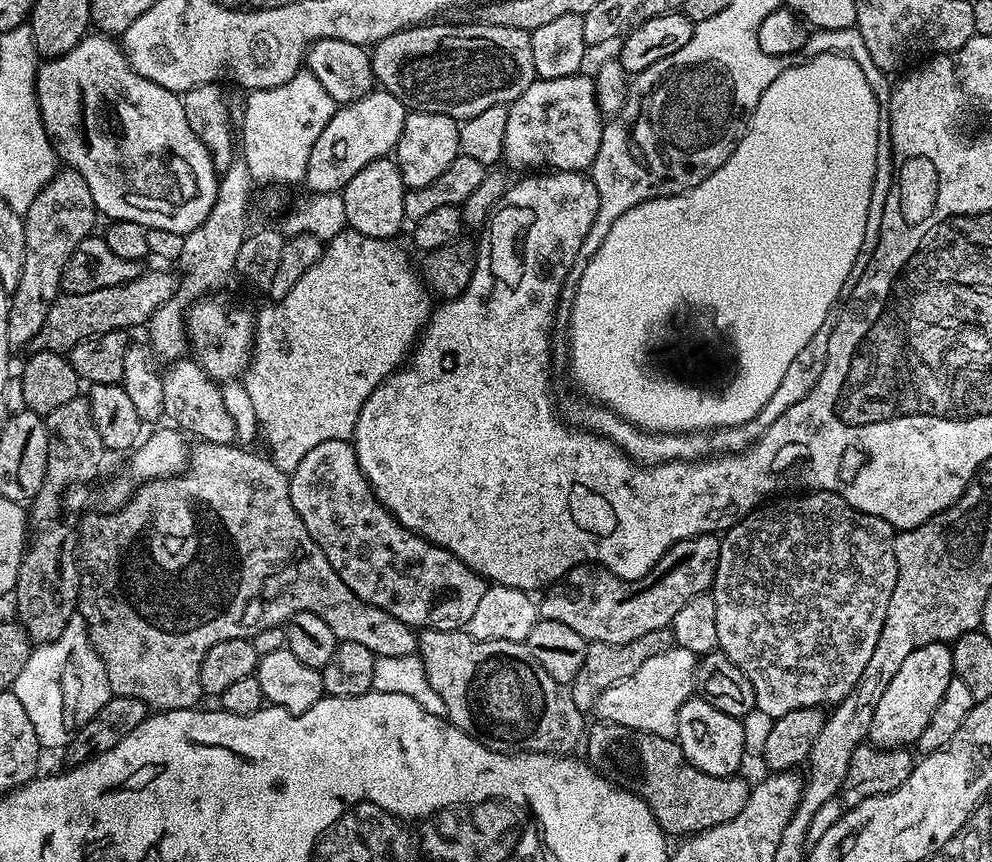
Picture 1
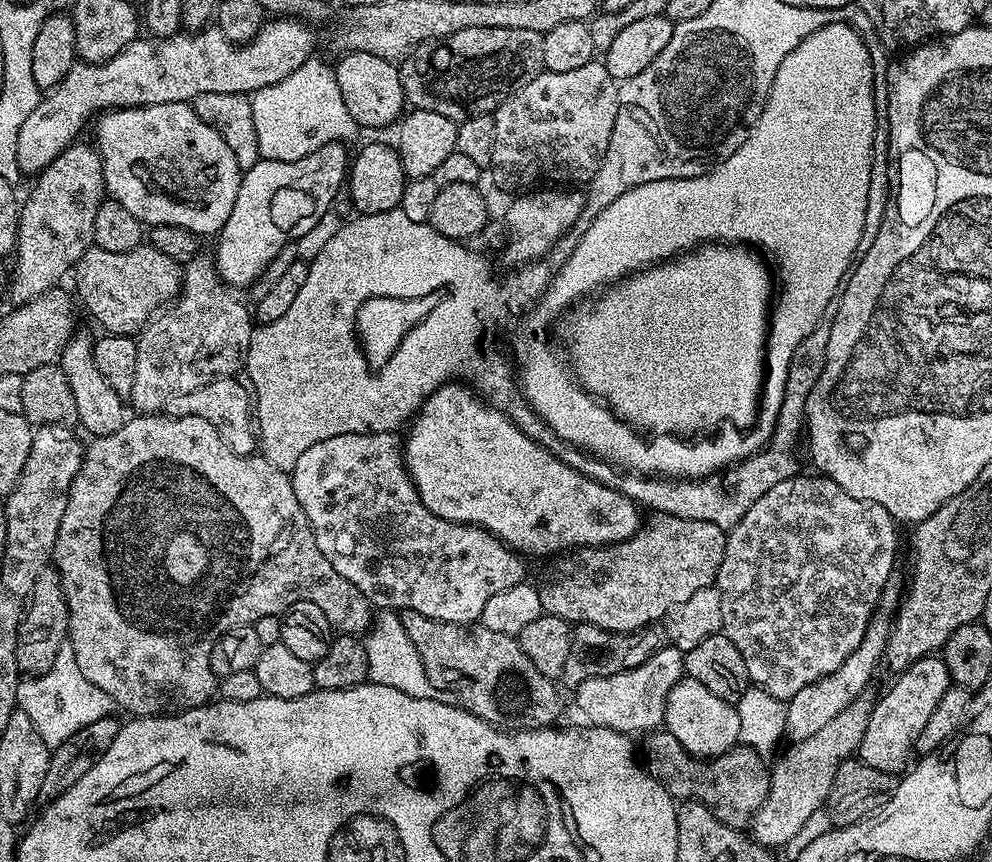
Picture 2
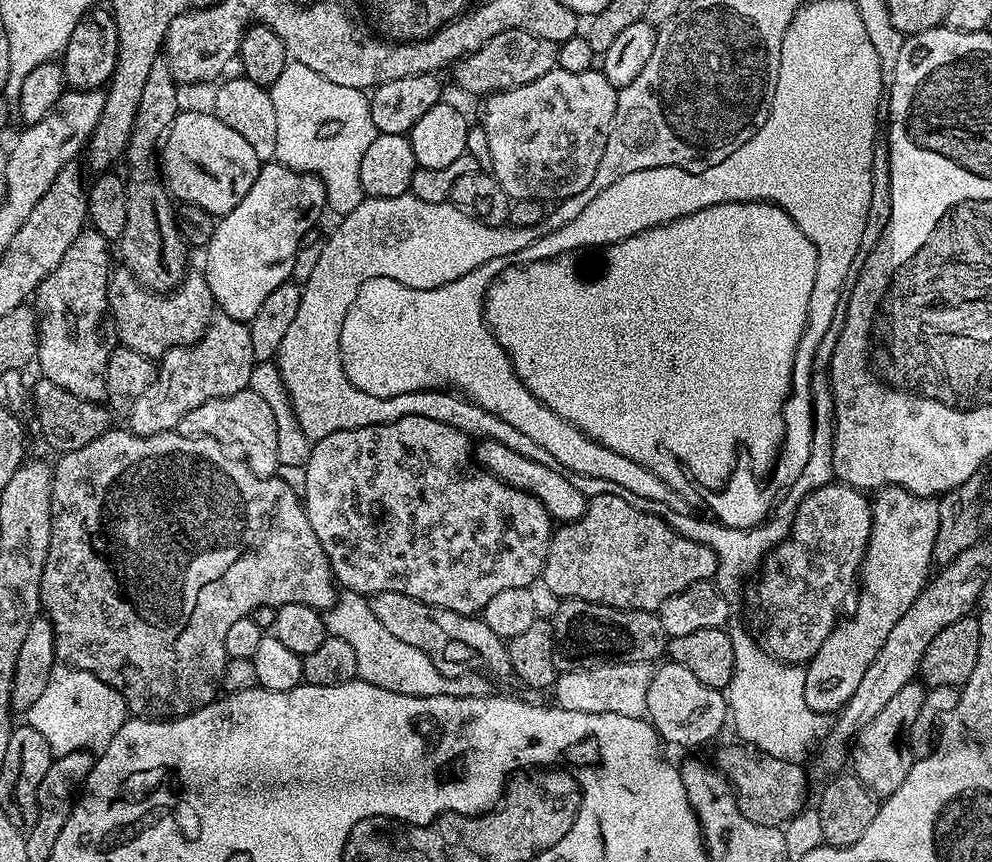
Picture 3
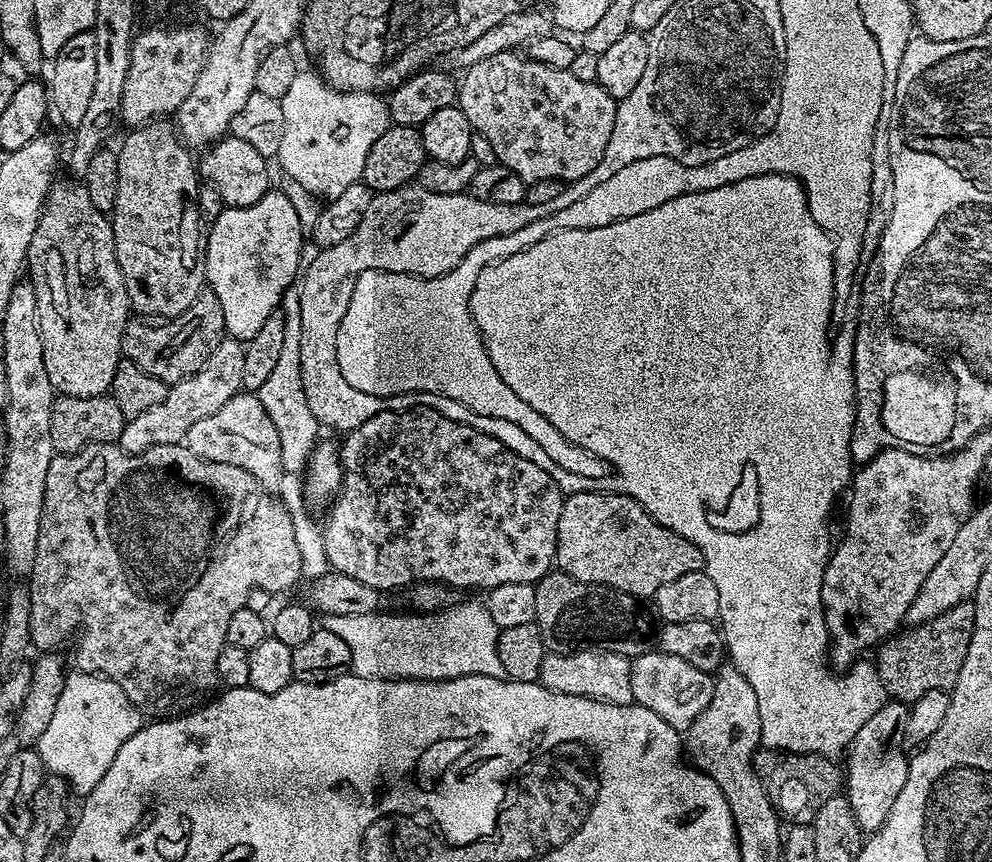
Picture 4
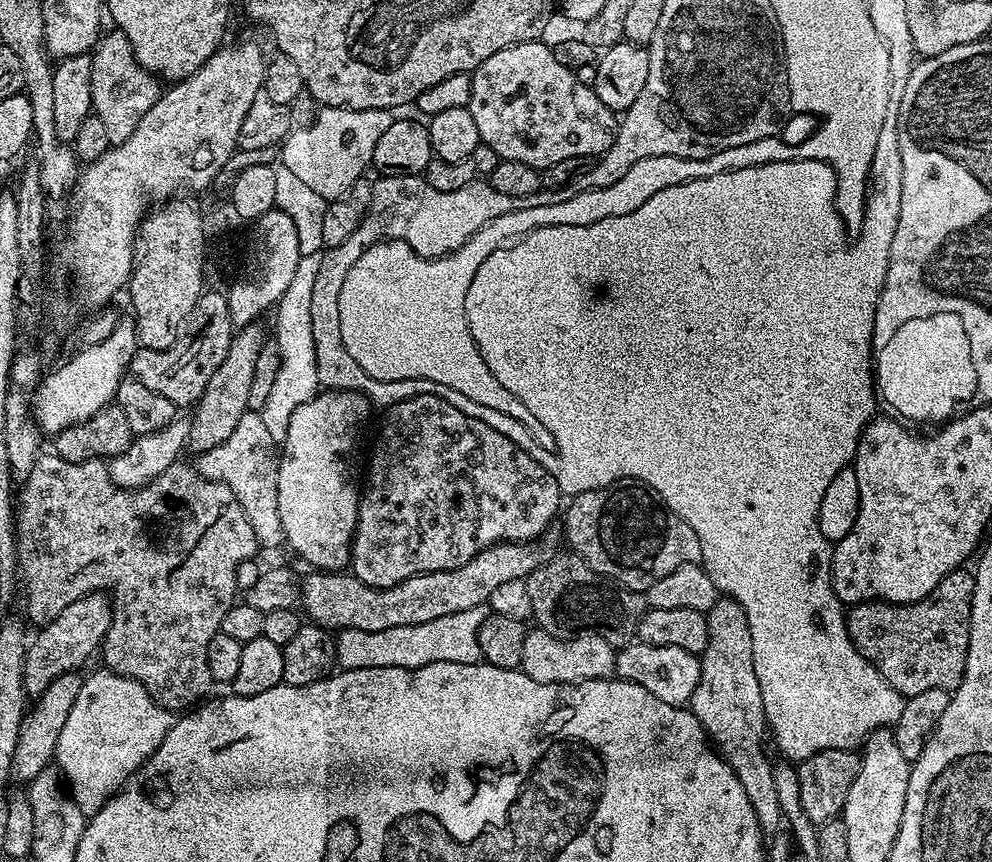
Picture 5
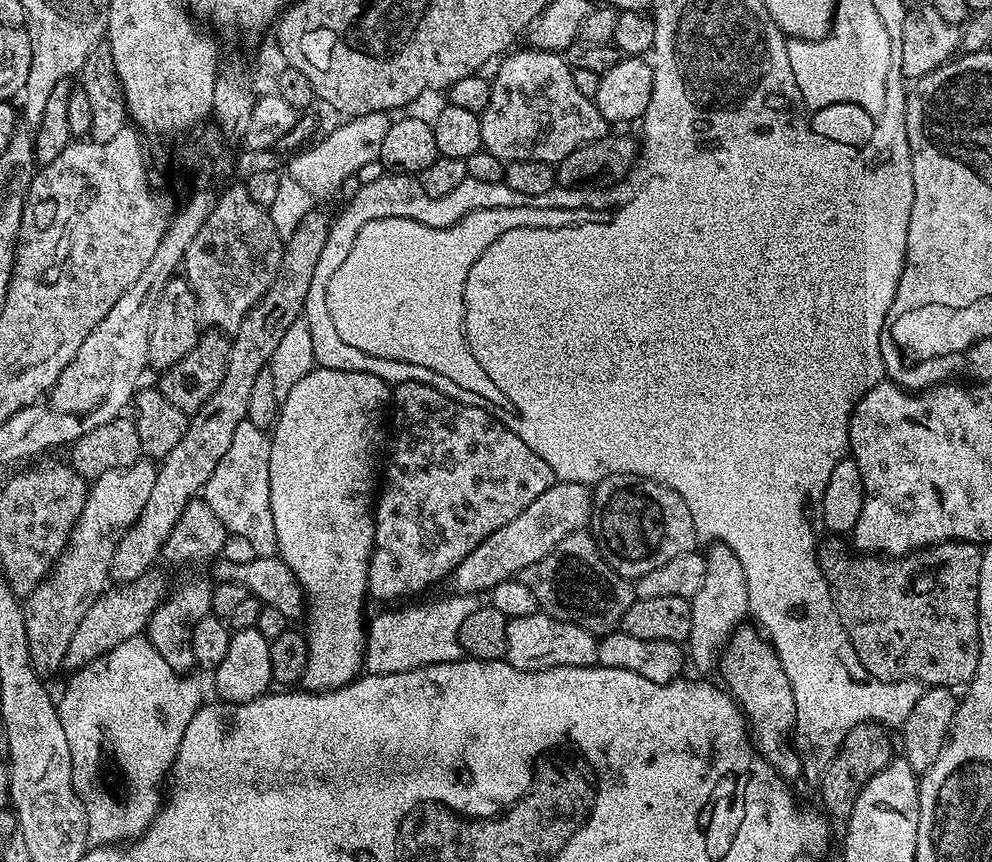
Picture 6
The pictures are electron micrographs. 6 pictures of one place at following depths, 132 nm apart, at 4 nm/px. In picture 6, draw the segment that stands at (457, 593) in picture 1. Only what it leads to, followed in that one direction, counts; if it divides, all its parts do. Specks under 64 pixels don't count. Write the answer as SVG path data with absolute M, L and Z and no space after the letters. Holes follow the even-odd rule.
M402 382L391 389L390 404L391 407L396 407L392 420L390 416L390 424L396 427L396 437L392 440L392 453L388 456L388 477L384 480L384 489L381 492L379 489L374 500L376 537L368 567L368 596L376 600L400 602L403 601L400 600L403 596L419 597L416 596L419 592L434 587L443 576L444 579L451 577L458 562L462 562L462 558L466 558L466 554L470 554L470 550L474 550L474 546L478 546L487 536L494 534L494 530L506 526L506 522L518 518L518 514L522 514L522 510L526 510L526 506L530 506L530 502L534 502L534 498L538 498L538 494L542 494L542 490L551 486L554 477L550 466L546 466L546 462L542 462L542 458L538 458L538 454L534 454L534 450L523 440L515 427L507 428L498 417L491 416L491 414L496 414L479 403L454 402L454 398L446 398L446 394L438 394L438 390L434 390L434 386L422 386L422 382Z

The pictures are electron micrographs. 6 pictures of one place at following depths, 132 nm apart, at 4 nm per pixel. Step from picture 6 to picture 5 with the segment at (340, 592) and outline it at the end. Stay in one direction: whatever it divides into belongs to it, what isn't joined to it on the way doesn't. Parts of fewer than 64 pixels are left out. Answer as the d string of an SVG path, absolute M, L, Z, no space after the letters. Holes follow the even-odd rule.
M321 390L308 402L302 402L302 406L298 406L298 410L294 410L294 415L290 418L290 430L286 430L286 438L276 466L278 470L278 515L282 518L282 530L284 531L287 547L292 547L308 563L308 566L316 570L344 570L349 567L352 559L352 539L356 533L356 519L358 518L358 506L360 505L358 484L357 481L356 484L352 481L352 455L356 452L356 435L360 432L360 419L363 418L364 411L367 408L370 408L370 401L361 392Z

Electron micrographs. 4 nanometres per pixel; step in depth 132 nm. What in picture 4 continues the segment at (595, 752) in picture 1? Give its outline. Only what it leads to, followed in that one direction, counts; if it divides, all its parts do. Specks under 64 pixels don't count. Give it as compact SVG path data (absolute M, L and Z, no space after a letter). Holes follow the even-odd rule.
M760 750L752 758L752 765L777 812L793 825L811 825L822 810L826 798L837 795L842 788L842 768L835 759L810 756L798 752Z

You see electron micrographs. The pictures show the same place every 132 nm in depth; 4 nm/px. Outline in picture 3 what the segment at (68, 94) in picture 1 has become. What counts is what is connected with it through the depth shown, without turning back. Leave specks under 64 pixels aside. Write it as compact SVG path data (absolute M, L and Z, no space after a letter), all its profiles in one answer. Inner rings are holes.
M177 111L172 125L162 137L162 160L163 156L162 180L167 191L177 201L200 206L215 218L234 210L234 206L250 194L250 186L254 186L254 178L258 178L262 167L250 142L246 142L242 134L230 130L230 126L211 111Z

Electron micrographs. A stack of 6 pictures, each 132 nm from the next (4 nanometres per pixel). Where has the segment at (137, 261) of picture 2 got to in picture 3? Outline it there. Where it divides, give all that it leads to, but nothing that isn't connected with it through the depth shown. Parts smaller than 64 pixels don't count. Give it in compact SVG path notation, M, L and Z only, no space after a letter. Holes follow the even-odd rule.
M127 267L108 277L108 310L114 321L114 336L121 345L149 358L159 358L172 348L185 348L204 337L214 315L210 286L199 271L189 271L172 292L152 292L143 288Z

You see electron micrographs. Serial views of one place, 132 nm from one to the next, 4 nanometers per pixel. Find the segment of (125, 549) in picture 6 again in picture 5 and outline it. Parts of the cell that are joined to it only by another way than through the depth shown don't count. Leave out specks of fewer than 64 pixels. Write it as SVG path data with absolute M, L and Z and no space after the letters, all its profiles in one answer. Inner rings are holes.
M260 322L248 324L233 335L230 350L226 350L226 358L222 358L222 366L218 366L218 370L214 370L202 398L196 401L194 405L196 414L192 414L190 418L192 425L190 426L190 438L188 439L188 448L191 451L194 450L193 453L199 454L206 450L212 450L219 443L226 442L226 438L230 438L230 434L234 434L234 426L238 426L242 414L249 411L248 403L250 402L250 385L252 379L254 379L254 362L258 362L258 354L262 354L262 346L266 343L262 325L263 323ZM92 592L88 596L78 598L78 602L70 602L58 618L54 618L48 624L39 629L40 632L31 637L26 654L26 666L24 667L24 691L29 697L41 696L58 678L67 672L75 672L83 669L83 664L92 655L101 651L106 634L112 625L112 602L103 592Z

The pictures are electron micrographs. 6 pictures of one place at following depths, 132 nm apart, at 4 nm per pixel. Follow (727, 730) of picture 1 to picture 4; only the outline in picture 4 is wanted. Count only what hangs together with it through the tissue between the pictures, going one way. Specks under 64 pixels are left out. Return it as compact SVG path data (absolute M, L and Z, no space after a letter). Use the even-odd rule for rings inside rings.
M649 650L635 657L630 666L630 690L635 703L646 706L646 710L654 710L658 718L662 718L671 728L687 730L710 706L710 698L714 694L713 677L709 673L698 670L698 666L690 666L690 662L682 658L674 658L674 654L666 654L659 650Z

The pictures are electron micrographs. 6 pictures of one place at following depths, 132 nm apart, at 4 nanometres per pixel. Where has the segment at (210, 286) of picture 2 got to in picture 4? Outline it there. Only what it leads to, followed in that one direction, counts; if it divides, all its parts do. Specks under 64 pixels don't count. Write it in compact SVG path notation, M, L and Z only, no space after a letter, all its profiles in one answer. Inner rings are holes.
M231 338L224 339L197 372L169 387L166 398L162 398L158 406L142 410L142 414L131 417L125 423L118 441L120 449L135 454L150 450L154 446L181 443L186 438L186 430L190 430L194 422L210 418L214 410L222 410L222 406L226 406L230 398L241 392L243 361L244 344Z

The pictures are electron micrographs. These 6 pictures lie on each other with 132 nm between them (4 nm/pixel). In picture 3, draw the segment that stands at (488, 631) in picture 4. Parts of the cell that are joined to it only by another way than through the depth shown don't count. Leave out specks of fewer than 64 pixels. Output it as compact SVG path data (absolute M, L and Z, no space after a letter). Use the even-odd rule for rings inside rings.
M341 591L336 603L323 613L324 624L328 627L329 636L342 638L354 650L354 658L358 661L357 677L374 686L382 686L382 690L390 690L394 694L407 696L487 696L493 691L489 677L478 672L468 672L464 676L447 676L418 650L418 646L410 646L401 642L378 622L374 610L368 605L369 597L359 592Z

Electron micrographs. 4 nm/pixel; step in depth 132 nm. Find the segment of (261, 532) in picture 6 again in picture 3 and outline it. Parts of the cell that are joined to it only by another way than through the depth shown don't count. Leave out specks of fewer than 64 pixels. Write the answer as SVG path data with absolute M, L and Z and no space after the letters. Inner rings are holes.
M251 390L202 402L202 406L190 410L180 419L175 431L184 436L213 436L219 444L231 449L254 474L259 476L275 476L281 467L274 414L270 406L266 406L266 398L254 394Z

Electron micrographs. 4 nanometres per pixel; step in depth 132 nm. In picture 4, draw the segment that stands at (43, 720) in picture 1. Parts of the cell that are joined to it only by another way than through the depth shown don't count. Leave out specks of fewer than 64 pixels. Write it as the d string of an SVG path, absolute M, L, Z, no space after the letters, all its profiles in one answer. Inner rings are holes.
M95 672L73 673L65 675L58 707L35 749L45 769L53 776L62 777L69 789L83 798L102 782L102 774L110 770L110 762L114 762L114 754L118 754L122 742L142 727L142 713L114 681Z

